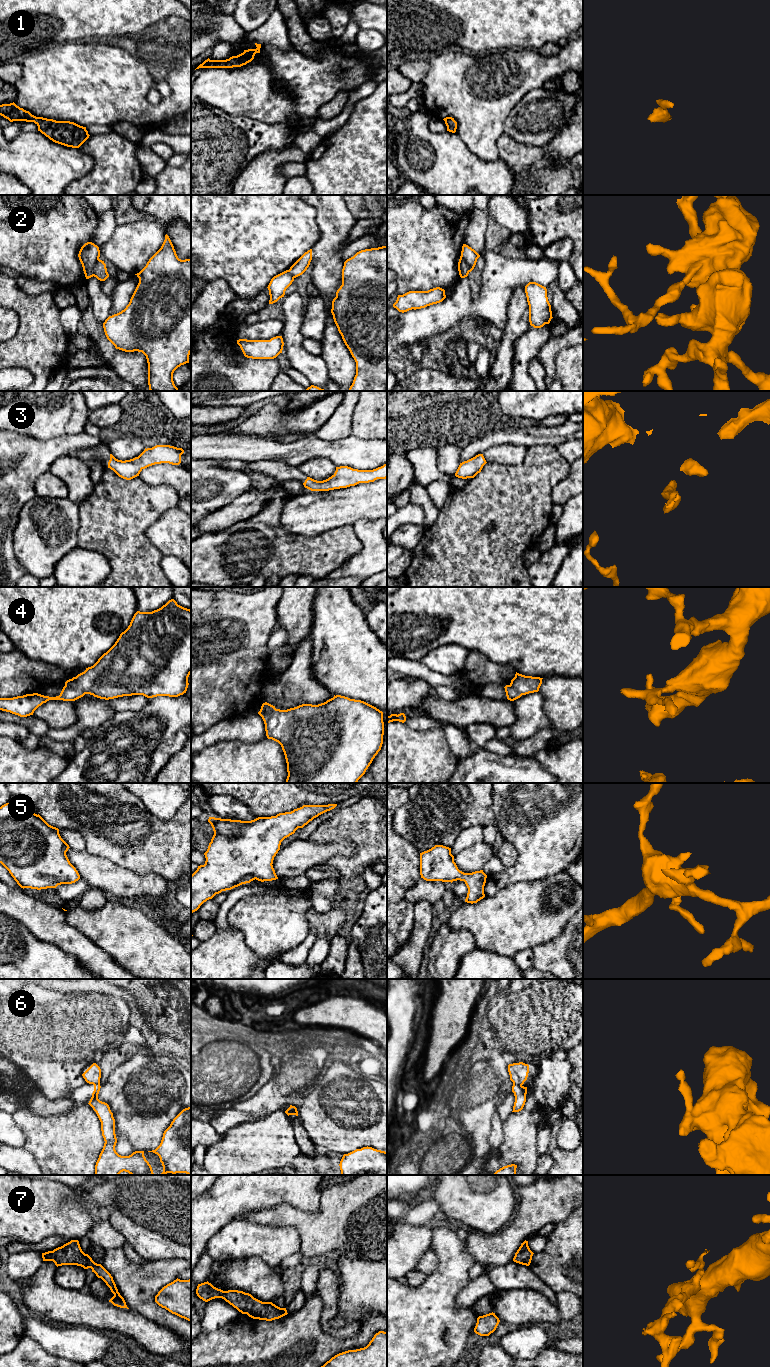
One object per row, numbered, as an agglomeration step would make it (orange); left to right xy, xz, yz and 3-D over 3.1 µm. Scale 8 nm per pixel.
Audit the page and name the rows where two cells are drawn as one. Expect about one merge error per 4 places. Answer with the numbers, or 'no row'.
2, 6

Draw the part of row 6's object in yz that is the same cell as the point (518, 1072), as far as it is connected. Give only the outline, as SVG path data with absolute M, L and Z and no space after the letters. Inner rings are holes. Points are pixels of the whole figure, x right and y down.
M523 1062L509 1064L508 1072L510 1075L510 1080L513 1082L513 1084L522 1086L527 1080L529 1065Z

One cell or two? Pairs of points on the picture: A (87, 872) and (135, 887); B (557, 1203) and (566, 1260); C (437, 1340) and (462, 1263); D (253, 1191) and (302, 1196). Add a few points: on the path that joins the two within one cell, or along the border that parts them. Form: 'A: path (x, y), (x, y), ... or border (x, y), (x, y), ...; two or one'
A: path (99, 873), (123, 884); one
B: border (572, 1210), (556, 1224); two
C: path (437, 1321), (437, 1294), (446, 1282); one
D: path (265, 1191), (290, 1191); one

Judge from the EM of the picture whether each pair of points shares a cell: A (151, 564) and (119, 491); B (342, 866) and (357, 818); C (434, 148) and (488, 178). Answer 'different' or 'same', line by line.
A: same
B: same
C: same

